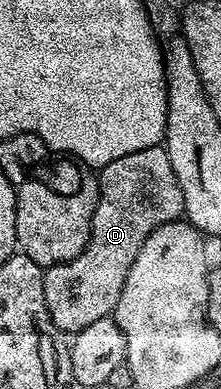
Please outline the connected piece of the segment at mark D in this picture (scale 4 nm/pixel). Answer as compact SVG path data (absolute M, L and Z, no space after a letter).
M163 146L133 150L133 154L116 158L98 169L97 179L99 201L93 210L91 233L85 250L81 250L81 254L69 262L43 269L45 306L49 310L51 324L60 333L74 334L85 330L85 326L90 326L92 322L97 322L97 318L111 316L121 298L121 290L125 290L125 278L133 266L133 258L137 258L137 254L141 254L141 246L145 246L145 238L149 238L157 226L165 226L184 215L181 186L178 185L177 175L170 166L169 154Z

